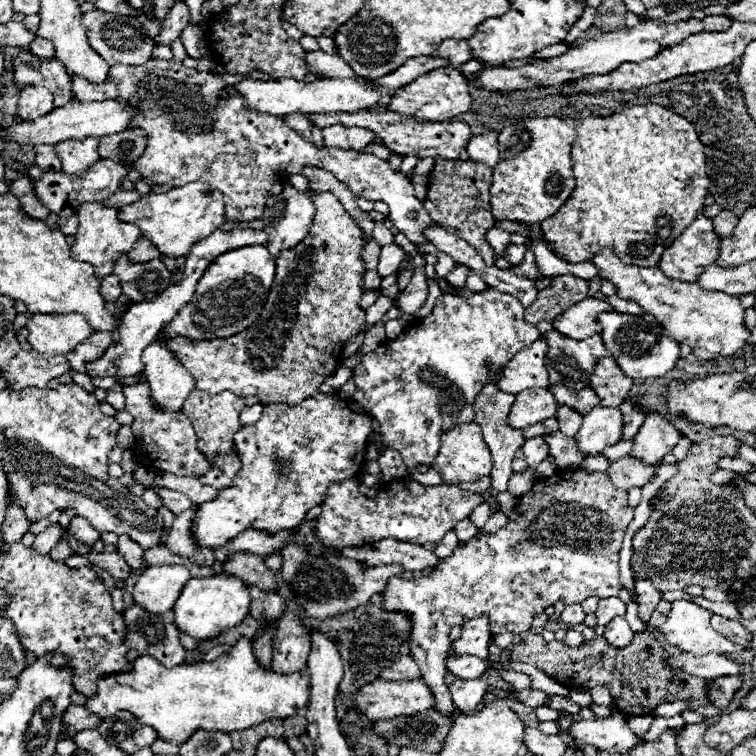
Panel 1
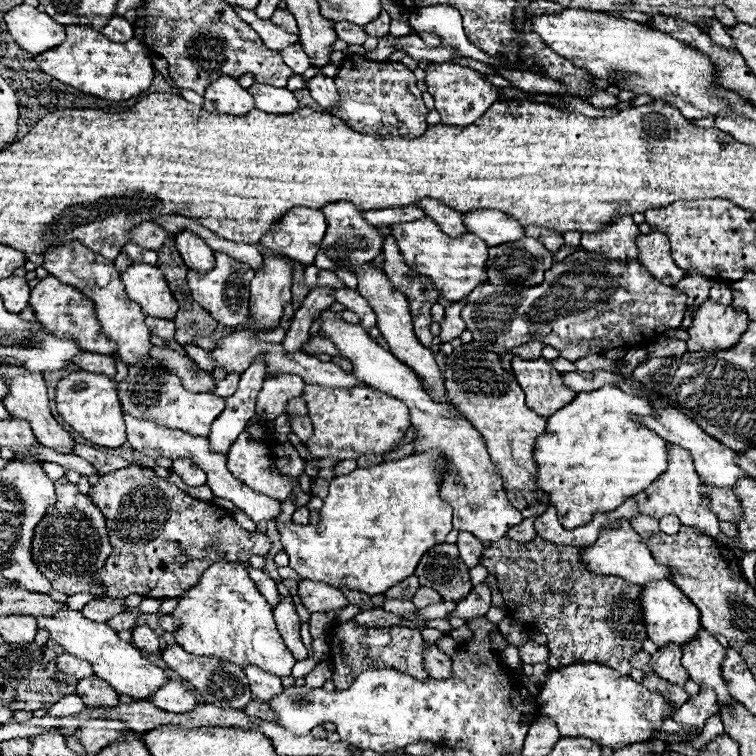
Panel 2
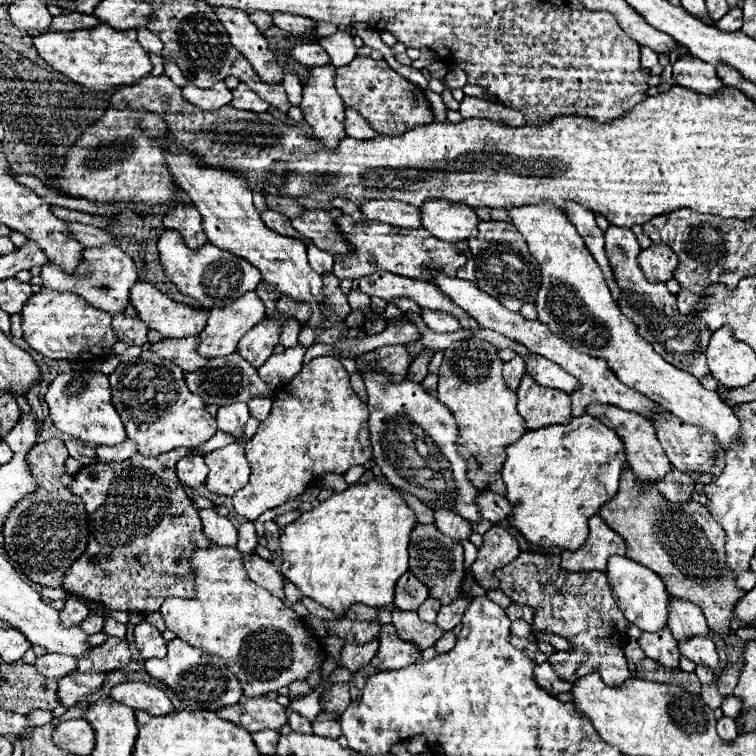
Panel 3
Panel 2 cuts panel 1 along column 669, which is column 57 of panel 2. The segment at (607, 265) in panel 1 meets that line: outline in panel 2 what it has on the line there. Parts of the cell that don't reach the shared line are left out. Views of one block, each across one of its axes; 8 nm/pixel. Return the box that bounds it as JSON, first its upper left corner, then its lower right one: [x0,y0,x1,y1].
[30,274,116,354]

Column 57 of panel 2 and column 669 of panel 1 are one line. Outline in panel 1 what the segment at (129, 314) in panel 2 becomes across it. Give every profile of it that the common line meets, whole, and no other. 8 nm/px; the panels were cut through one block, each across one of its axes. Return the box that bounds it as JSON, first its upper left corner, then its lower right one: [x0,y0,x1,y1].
[658,212,718,282]

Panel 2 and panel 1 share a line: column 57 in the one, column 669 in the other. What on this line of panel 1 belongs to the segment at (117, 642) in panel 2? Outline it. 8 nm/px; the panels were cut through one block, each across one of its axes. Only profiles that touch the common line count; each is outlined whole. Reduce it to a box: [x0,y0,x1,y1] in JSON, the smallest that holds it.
[660,600,744,656]

